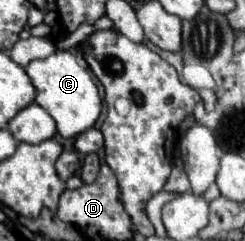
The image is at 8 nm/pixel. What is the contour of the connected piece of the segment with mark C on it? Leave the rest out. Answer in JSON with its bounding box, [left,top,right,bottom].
[26,51,102,139]

